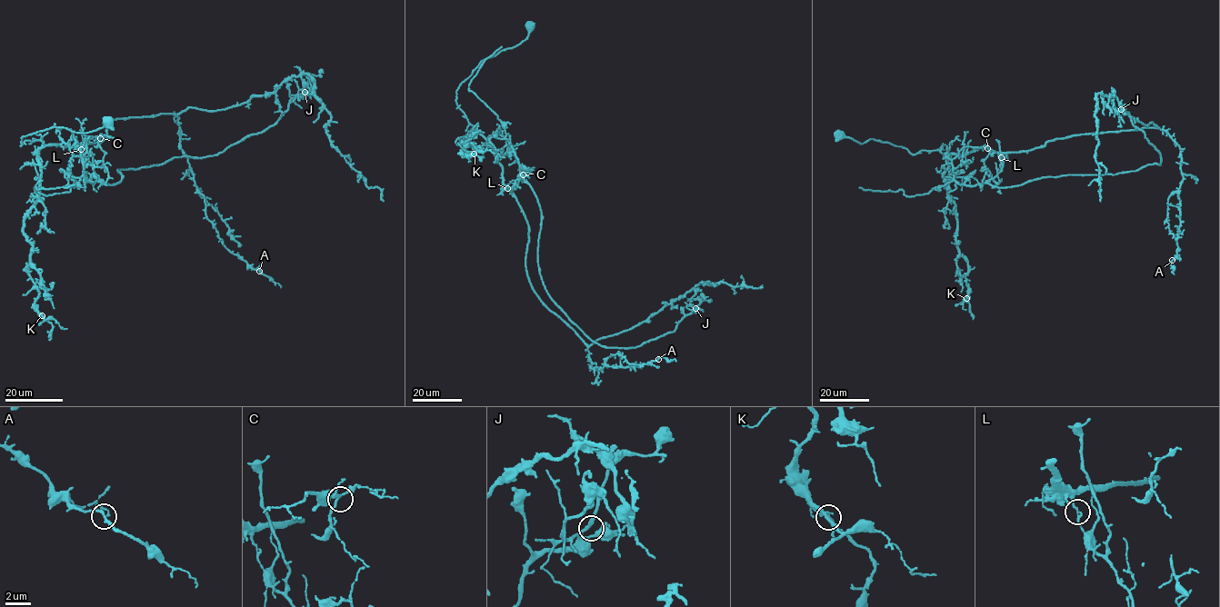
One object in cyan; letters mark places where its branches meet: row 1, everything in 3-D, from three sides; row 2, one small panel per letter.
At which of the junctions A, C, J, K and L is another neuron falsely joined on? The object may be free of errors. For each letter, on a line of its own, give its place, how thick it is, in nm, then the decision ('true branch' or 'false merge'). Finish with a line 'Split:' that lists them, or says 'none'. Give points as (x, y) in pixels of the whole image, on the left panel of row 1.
A: place (259, 271); calibre 220 nm; true branch
C: place (100, 138); calibre 160 nm; true branch
J: place (304, 92); calibre 240 nm; true branch
K: place (42, 315); calibre 190 nm; true branch
L: place (81, 149); calibre 150 nm; false merge
Split: L

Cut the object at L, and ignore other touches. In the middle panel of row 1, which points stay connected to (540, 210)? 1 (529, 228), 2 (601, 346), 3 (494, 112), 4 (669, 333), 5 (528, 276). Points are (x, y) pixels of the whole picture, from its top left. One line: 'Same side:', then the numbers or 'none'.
Same side: 2, 3, 4

